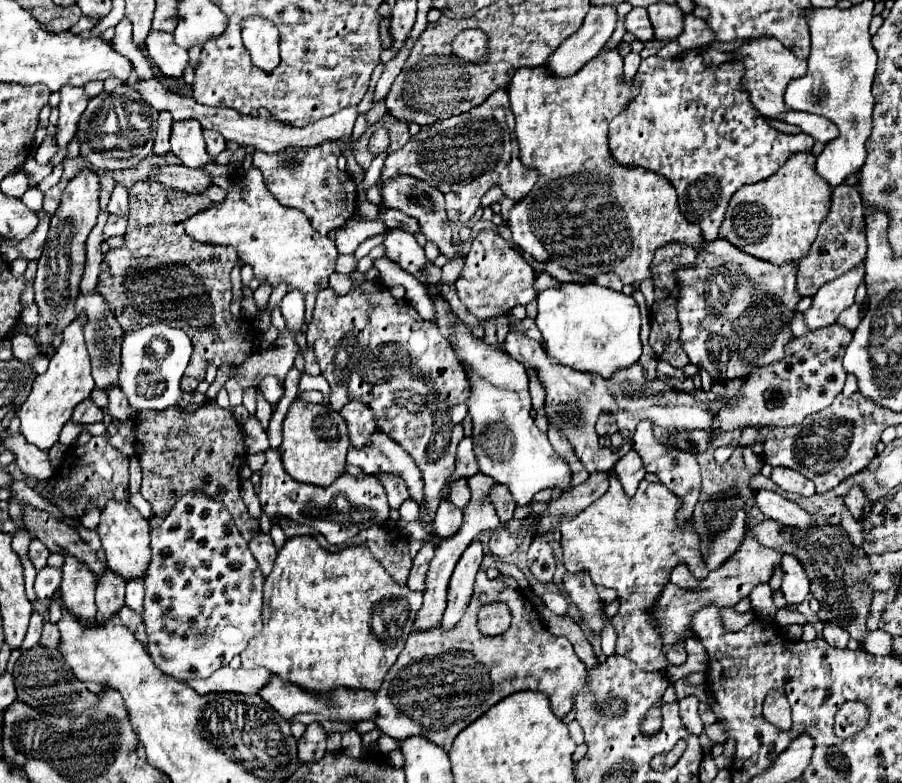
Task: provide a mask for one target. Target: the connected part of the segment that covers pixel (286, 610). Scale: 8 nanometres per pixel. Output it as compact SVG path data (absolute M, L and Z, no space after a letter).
M298 535L298 537L292 537L284 543L284 547L278 551L278 557L274 561L274 567L272 567L272 573L266 577L264 581L264 613L262 613L262 621L264 621L264 627L262 631L246 645L246 649L240 653L240 659L242 659L242 667L244 669L256 669L256 667L266 667L270 669L274 675L278 675L280 679L284 681L290 681L290 683L296 683L308 691L316 691L316 693L326 693L328 689L334 689L338 685L342 687L352 687L352 689L370 689L370 691L376 691L380 685L382 685L382 679L386 675L386 671L394 665L394 661L398 659L404 643L406 643L406 637L408 633L412 631L412 621L416 619L416 613L422 605L422 593L416 593L412 589L408 589L406 585L400 585L396 583L386 571L384 567L372 557L372 553L366 549L366 547L346 547L344 551L338 551L338 553L330 553L326 549L322 549L318 545L318 541L312 537L312 535Z

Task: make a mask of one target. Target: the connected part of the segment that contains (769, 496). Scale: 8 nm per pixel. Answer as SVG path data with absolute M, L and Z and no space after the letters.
M756 489L754 499L766 517L776 519L778 523L782 523L786 527L798 527L798 529L812 527L812 519L806 511L802 511L794 501L788 501L774 491Z

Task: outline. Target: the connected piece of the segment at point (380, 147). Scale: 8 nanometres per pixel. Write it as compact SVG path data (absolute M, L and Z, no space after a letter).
M382 127L382 129L376 129L370 137L370 143L368 143L368 151L372 151L374 155L386 151L390 145L390 137L388 137L388 131Z

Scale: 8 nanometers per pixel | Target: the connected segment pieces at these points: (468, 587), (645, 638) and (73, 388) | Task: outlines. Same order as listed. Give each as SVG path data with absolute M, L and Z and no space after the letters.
M472 541L468 549L462 553L460 561L456 563L456 569L450 579L448 587L448 607L442 617L442 627L454 627L460 617L464 615L464 609L468 607L468 601L472 597L472 587L474 587L474 577L480 569L480 561L484 557L484 547L482 541Z
M612 471L608 473L608 481L608 491L590 507L580 511L576 517L560 519L558 529L562 533L564 565L570 573L584 569L596 585L618 591L620 611L612 619L618 633L616 653L628 657L644 671L660 671L668 667L668 661L660 649L660 633L646 613L668 581L672 567L678 563L686 563L696 579L704 579L708 575L708 569L704 569L700 559L700 539L692 531L692 525L676 525L674 513L682 505L680 497L676 497L670 489L664 489L660 481L640 481L634 497L624 493L620 479Z
M76 317L68 329L64 329L64 341L56 349L56 353L50 357L50 367L44 375L38 375L28 399L18 409L18 417L22 421L20 431L26 437L28 443L40 447L42 451L48 451L60 435L60 429L64 423L72 417L72 409L88 397L94 389L92 373L90 373L90 357L84 343L84 317Z

